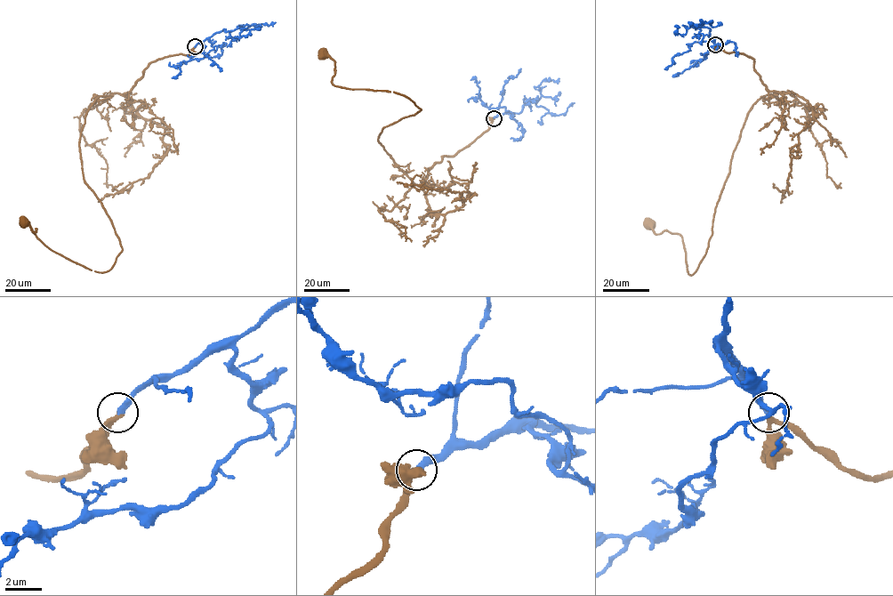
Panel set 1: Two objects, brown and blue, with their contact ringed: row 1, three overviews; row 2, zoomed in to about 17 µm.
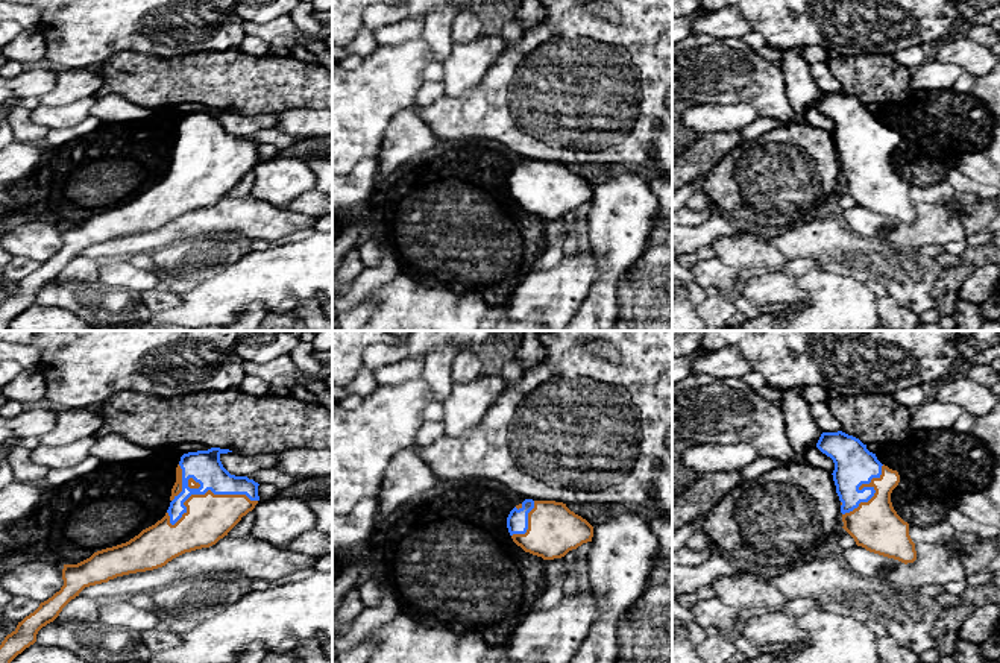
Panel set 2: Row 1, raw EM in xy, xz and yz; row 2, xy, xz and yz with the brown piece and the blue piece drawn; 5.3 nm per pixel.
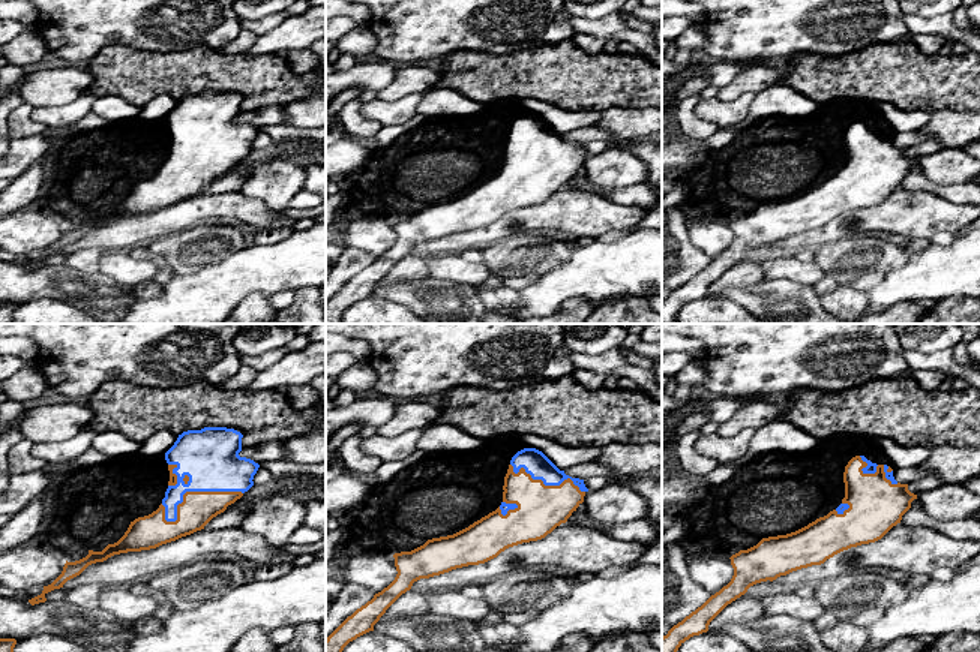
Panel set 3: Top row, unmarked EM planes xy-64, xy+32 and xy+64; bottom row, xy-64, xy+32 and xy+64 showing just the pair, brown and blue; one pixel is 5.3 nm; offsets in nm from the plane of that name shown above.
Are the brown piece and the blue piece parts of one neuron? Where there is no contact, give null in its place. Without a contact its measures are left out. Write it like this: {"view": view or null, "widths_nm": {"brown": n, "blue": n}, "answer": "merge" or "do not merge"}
{"view": "xy", "widths_nm": {"brown": 240, "blue": 180}, "answer": "merge"}

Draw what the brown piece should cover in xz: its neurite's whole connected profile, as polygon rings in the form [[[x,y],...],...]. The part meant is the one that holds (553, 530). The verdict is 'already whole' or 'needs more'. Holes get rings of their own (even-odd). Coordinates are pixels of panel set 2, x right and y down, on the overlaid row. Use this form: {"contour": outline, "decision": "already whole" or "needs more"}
{"contour": [[[525,499],[510,511],[507,528],[517,546],[543,560],[561,558],[593,537],[586,519],[555,501]]], "decision": "needs more"}

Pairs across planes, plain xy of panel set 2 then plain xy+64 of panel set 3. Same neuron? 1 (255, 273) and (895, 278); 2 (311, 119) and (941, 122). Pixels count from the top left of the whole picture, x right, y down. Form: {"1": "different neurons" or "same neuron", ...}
{"1": "same neuron", "2": "same neuron"}

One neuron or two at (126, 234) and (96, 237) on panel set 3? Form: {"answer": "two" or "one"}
{"answer": "one"}

